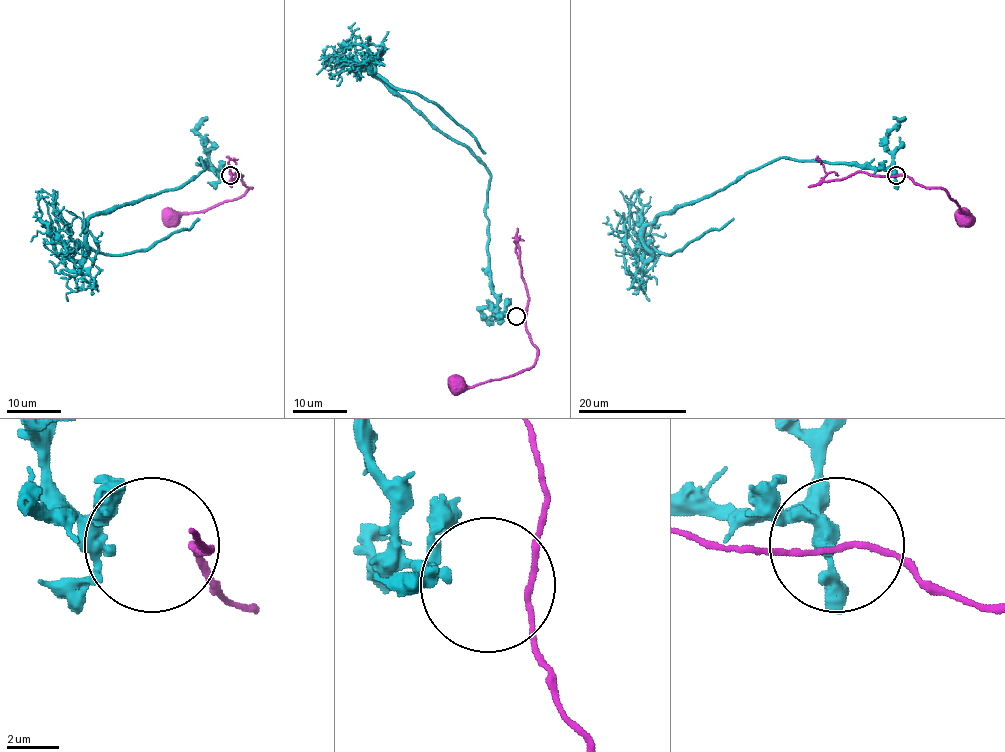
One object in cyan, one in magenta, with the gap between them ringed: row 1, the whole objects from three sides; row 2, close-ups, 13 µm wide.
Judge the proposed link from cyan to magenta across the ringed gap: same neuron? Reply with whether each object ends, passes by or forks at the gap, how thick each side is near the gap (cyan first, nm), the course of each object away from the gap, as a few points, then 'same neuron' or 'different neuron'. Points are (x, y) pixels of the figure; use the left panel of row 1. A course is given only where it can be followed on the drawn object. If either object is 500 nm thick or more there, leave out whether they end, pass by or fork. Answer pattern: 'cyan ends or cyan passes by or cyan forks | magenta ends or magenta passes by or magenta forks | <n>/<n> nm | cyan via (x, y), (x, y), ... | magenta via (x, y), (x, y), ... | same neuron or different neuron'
cyan passes by | magenta passes by | 320/240 nm | cyan via (223, 175), (199, 157), (204, 168), (178, 187), (96, 213), (82, 249), (145, 251), (199, 218) | magenta via (238, 175), (247, 187), (251, 187), (242, 195), (204, 210), (177, 214), (172, 220), (170, 217) | same neuron

